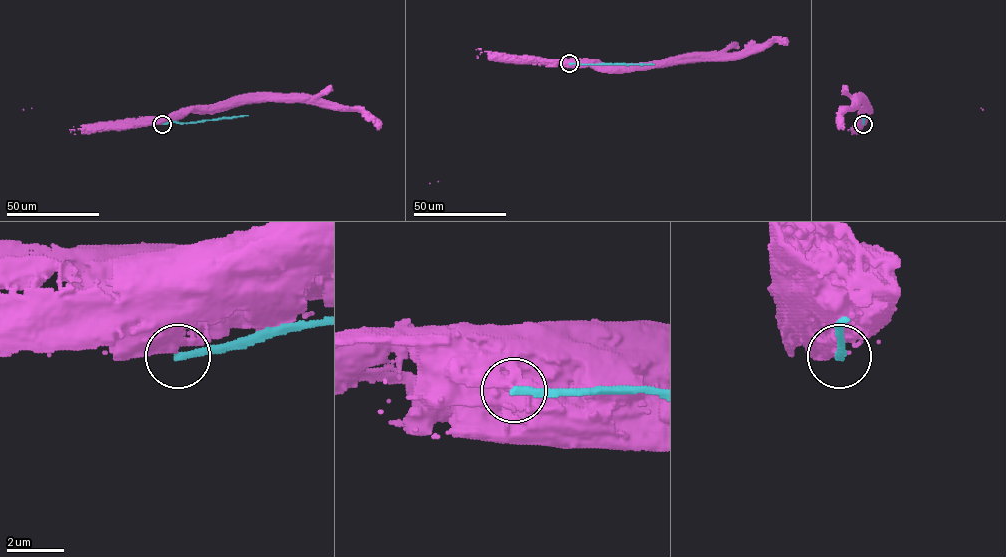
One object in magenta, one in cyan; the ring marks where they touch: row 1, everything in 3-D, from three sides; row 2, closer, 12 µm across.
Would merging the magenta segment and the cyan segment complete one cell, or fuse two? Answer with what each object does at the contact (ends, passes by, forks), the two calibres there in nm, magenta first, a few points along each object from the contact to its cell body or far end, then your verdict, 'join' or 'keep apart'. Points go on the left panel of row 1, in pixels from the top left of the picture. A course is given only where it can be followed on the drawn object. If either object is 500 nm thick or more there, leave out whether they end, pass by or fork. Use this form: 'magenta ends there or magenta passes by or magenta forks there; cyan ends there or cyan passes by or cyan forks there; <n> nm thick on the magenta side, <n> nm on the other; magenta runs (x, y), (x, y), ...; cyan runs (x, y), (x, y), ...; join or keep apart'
magenta passes by; cyan ends there; 360 nm thick on the magenta side, 280 nm on the other; magenta runs (162, 123), (171, 116), (210, 106), (295, 100), (358, 108), (379, 129); cyan runs (162, 124), (247, 116); keep apart

